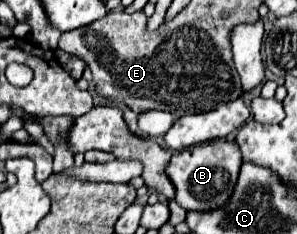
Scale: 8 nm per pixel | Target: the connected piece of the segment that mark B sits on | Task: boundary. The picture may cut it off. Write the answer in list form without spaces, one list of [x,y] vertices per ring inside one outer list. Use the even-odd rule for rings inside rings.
[[[220,138],[174,153],[170,163],[166,165],[166,175],[170,175],[174,183],[178,205],[182,205],[186,211],[208,211],[228,201],[238,179],[240,165],[242,155],[238,151],[238,145],[234,141]]]

